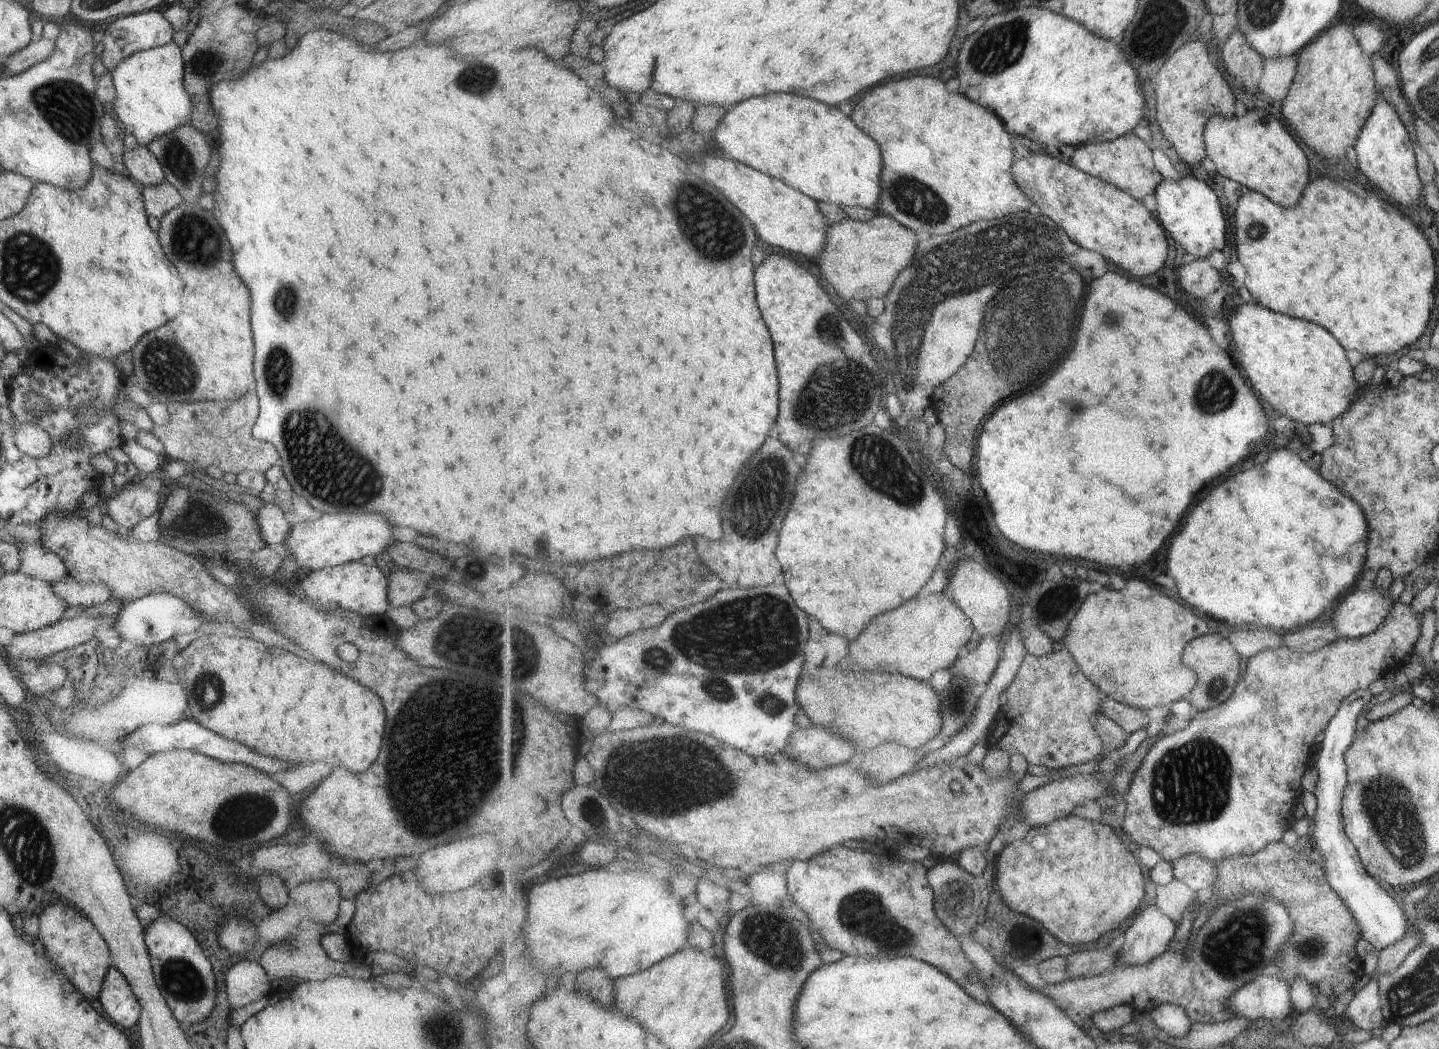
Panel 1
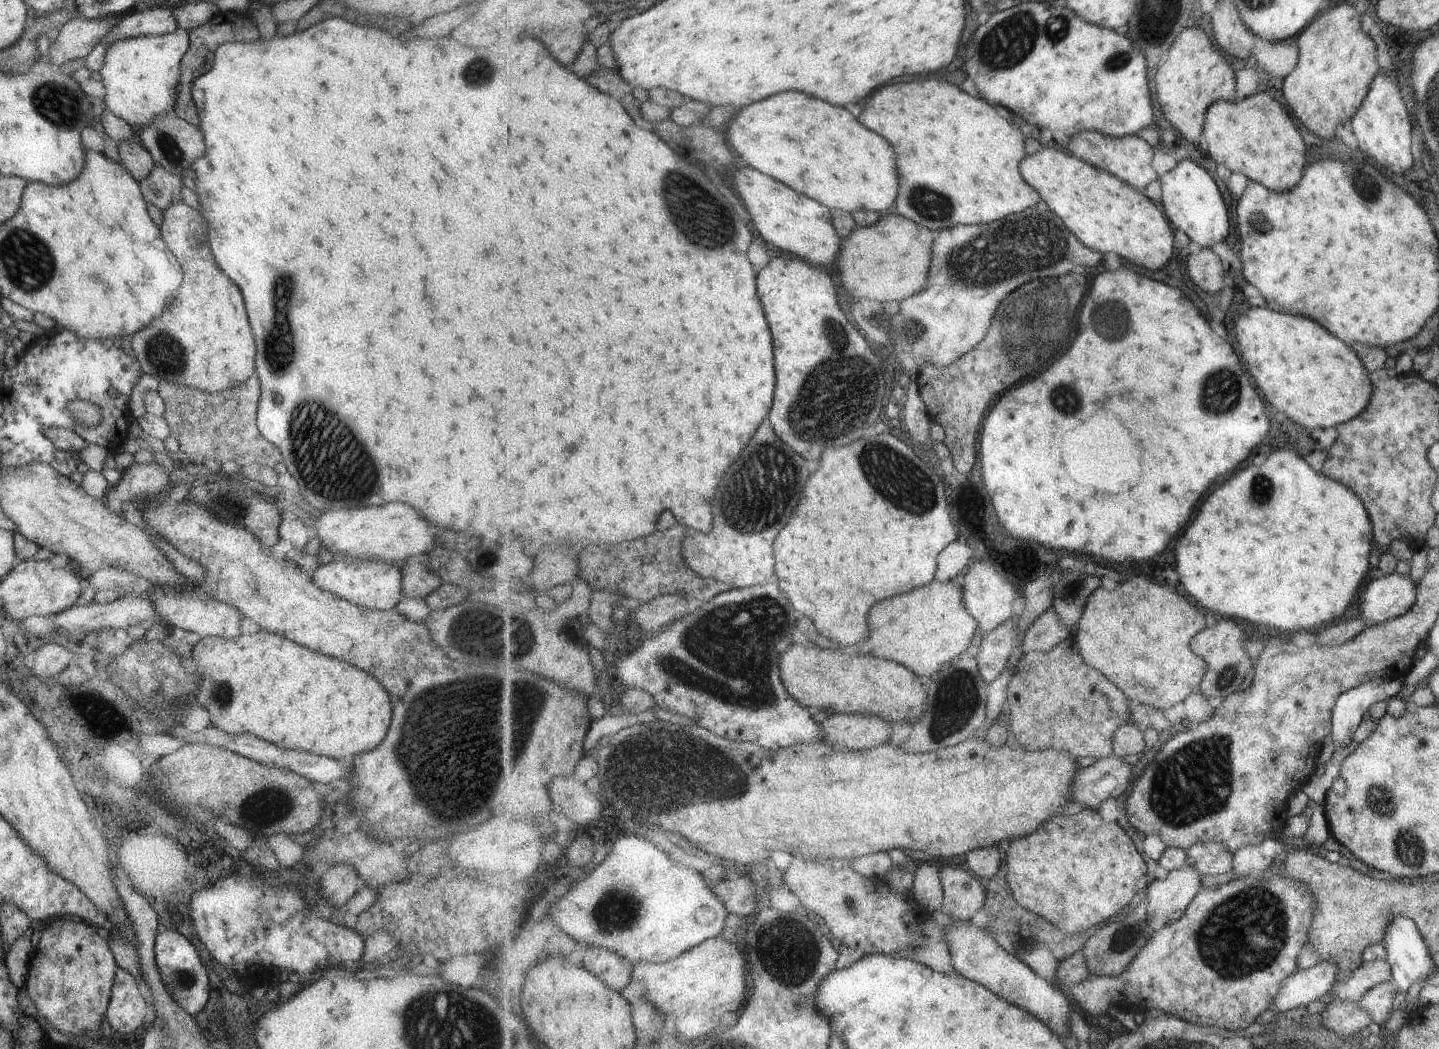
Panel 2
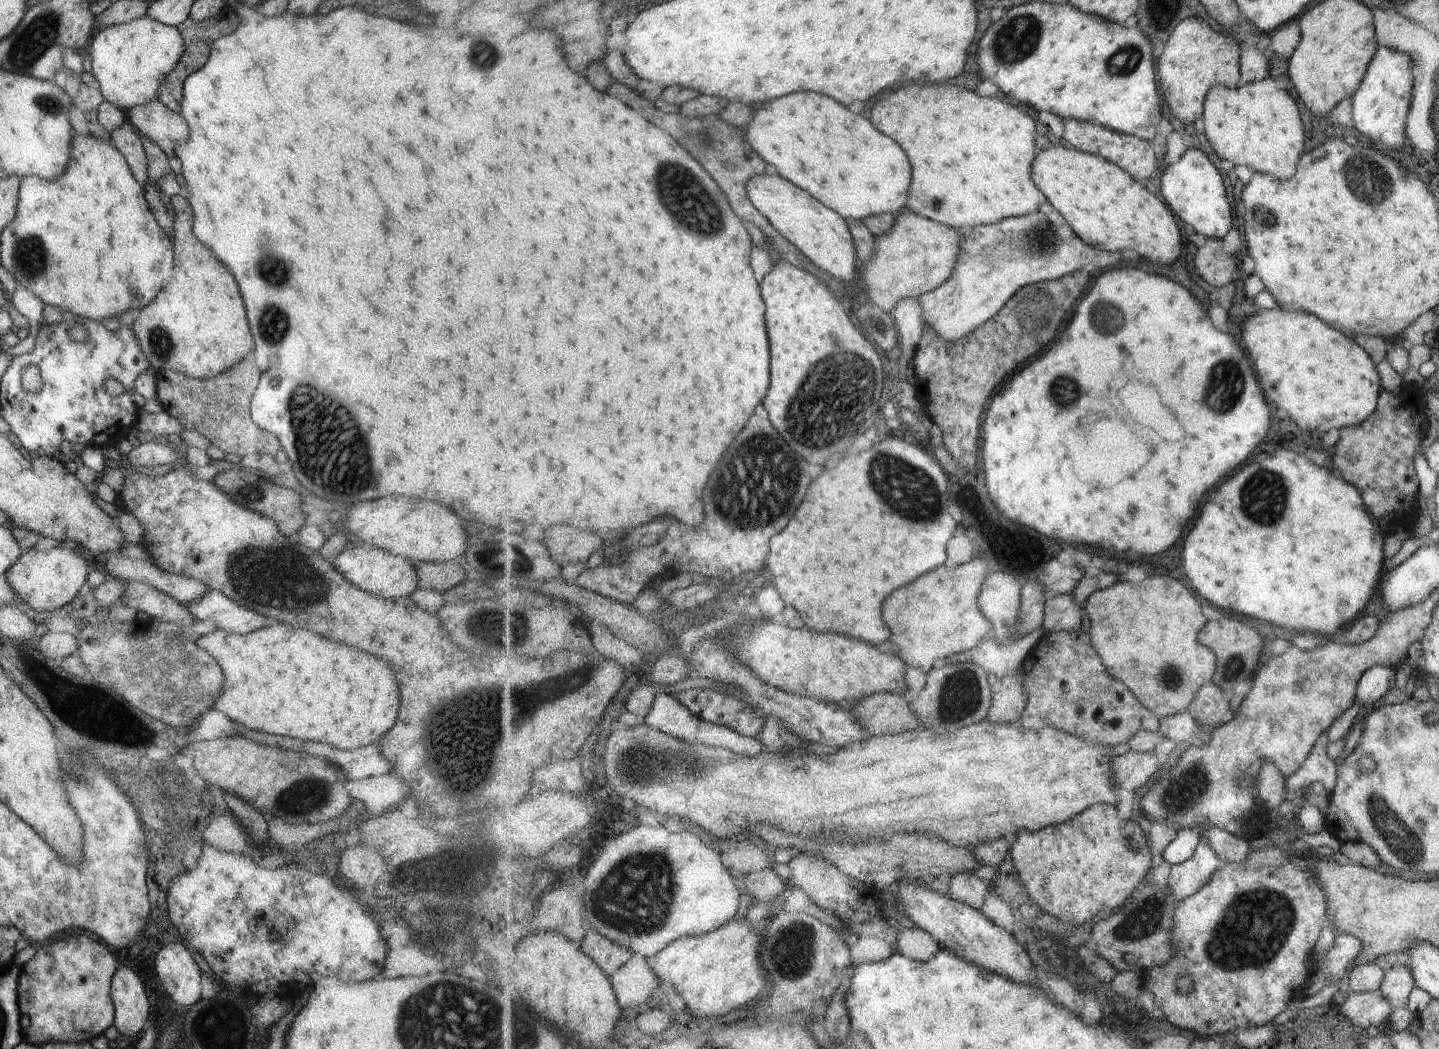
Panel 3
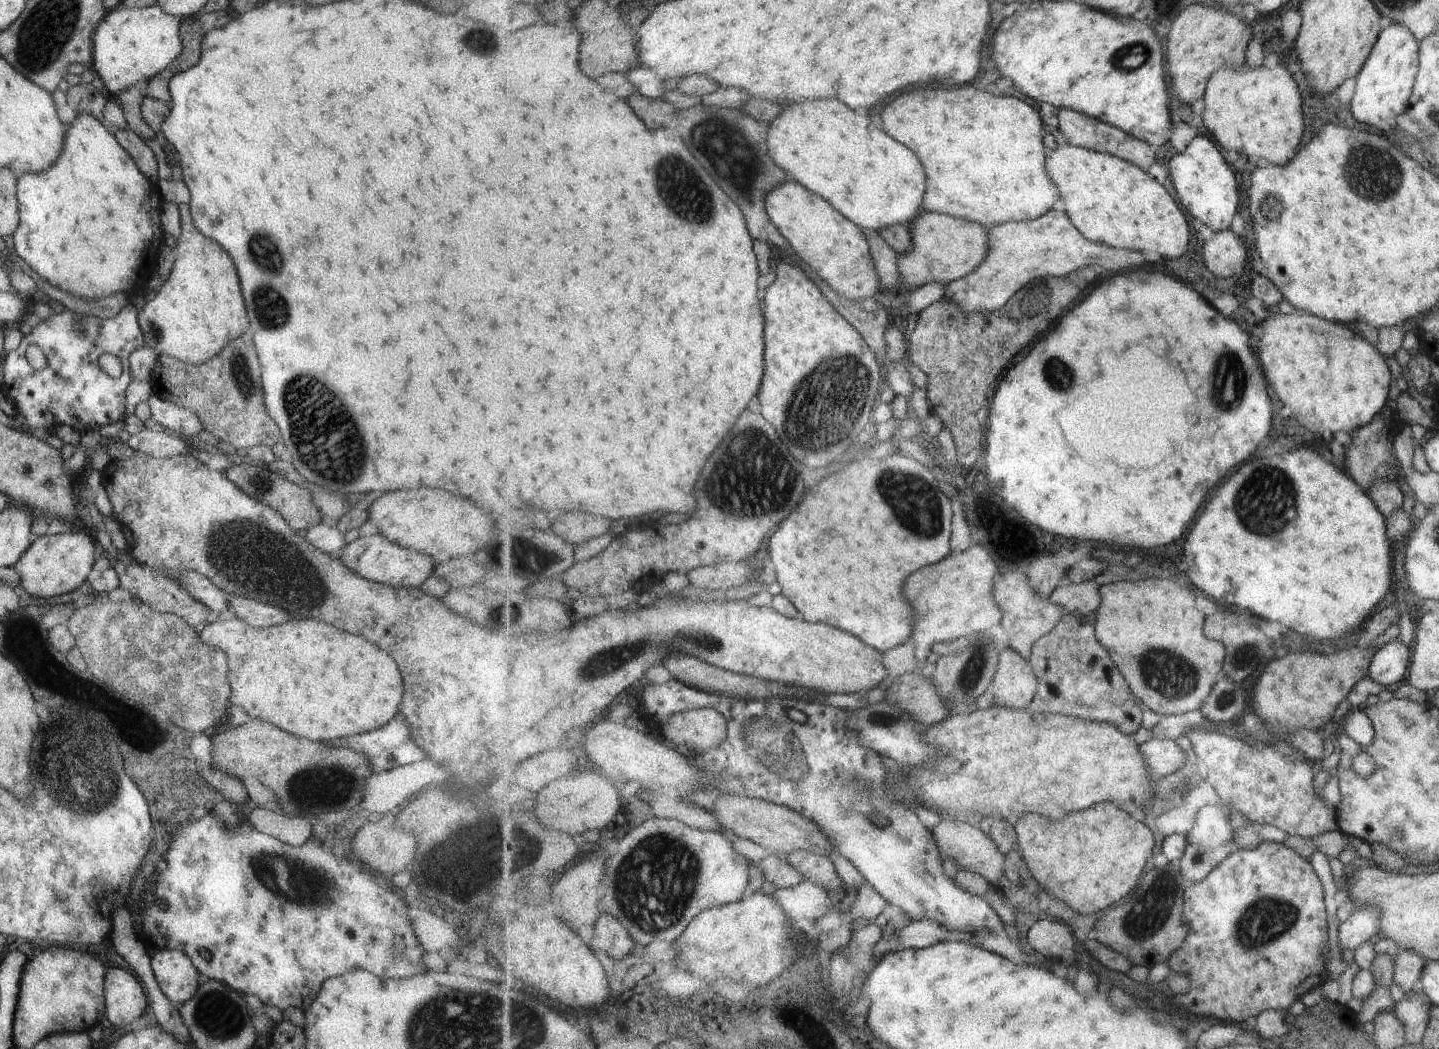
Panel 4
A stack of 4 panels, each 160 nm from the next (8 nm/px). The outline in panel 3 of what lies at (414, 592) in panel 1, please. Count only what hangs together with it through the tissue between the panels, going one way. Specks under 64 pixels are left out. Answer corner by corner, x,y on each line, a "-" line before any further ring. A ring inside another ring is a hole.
417,561
414,564
417,586
442,593
444,590
466,580
463,569
454,561
437,563
434,561

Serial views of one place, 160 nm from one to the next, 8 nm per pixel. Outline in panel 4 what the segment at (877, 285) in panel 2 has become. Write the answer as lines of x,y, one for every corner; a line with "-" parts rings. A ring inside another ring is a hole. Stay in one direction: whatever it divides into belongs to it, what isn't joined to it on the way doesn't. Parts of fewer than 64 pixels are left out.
921,213
920,218
910,228
913,248
899,255
899,272
902,281
899,288
915,290
929,282
941,282
947,286
951,282
973,274
985,262
991,250
989,229
990,226
985,224
949,214

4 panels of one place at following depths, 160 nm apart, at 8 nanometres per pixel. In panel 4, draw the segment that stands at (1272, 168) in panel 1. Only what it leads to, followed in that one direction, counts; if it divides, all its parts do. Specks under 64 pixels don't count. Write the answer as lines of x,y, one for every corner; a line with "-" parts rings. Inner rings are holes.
1245,64
1243,69
1221,68
1209,80
1204,95
1202,120
1220,146
1247,157
1265,158
1275,166
1287,166
1299,144
1303,132
1299,90
1287,68
1277,66
1273,70

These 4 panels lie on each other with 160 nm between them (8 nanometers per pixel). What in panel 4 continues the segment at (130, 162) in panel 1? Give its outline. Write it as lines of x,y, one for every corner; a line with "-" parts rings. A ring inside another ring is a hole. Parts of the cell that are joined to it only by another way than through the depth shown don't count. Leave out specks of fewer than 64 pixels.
127,128
123,130
116,129
113,132
113,136
115,136
117,144
121,144
127,150
127,154
135,160
137,168
141,170
141,174
155,187
158,181
157,162
153,152
145,144
145,141
139,138
133,130
128,130

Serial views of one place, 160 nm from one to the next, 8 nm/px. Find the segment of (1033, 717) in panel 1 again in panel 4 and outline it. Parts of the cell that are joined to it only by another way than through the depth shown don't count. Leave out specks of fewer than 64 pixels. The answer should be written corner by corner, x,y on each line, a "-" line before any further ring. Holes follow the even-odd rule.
1065,614
1060,624
1050,634
1035,642
1032,652
1030,662
1040,684
1034,702
1029,707
1033,712
1071,714
1083,717
1084,720
1109,722
1115,724
1117,728
1121,728
1121,732
1133,735
1141,728
1144,703
1133,694
1124,674
1113,663
1109,650
1101,644
1096,636
1096,624
1088,622
1086,616

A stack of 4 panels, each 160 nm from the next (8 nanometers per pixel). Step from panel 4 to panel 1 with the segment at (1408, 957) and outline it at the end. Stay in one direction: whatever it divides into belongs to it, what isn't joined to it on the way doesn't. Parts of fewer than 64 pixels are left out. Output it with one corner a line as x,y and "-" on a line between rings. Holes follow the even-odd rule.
1373,977
1356,991
1343,1011
1343,1018
1351,1028
1371,1031
1380,1026
1384,1018
1380,1011
1379,993
1377,981

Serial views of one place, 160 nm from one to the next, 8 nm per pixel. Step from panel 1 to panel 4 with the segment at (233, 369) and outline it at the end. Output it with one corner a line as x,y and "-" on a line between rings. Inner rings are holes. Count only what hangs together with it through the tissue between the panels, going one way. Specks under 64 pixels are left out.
179,204
180,230
173,253
175,264
155,296
137,312
144,344
186,364
201,364
213,358
229,340
248,331
247,310
241,298
237,272
227,252
202,236
191,218
188,204

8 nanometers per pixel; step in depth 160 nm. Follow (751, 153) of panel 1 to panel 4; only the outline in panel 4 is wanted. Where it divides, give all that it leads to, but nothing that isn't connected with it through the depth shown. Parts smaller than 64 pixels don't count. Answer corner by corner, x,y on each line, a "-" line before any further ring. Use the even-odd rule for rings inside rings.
835,98
788,102
784,107
782,114
770,123
767,137
769,153
786,172
793,174
798,184
824,197
863,230
869,228
873,232
881,232
896,226
910,229
921,213
926,212
924,202
928,191
925,190
927,176
921,160
913,154
913,150
893,140
887,132
879,130
869,116
857,114
847,104

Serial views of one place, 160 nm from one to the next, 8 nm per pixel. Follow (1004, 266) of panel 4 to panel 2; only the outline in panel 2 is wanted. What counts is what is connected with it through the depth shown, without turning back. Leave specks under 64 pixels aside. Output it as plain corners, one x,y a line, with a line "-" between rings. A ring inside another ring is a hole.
1045,201
1035,208
1007,216
999,222
941,230
936,233
935,242
932,244
932,263
926,285
916,295
902,300
899,303
899,312
891,317
894,328
891,351
896,353
908,379
917,381
927,364
937,367
951,366
981,344
988,335
995,310
1005,300
1005,294
1011,294
1029,280
1081,271
1085,266
1097,266
1101,260
1103,254
1079,242
1067,230
1064,220
1052,211

